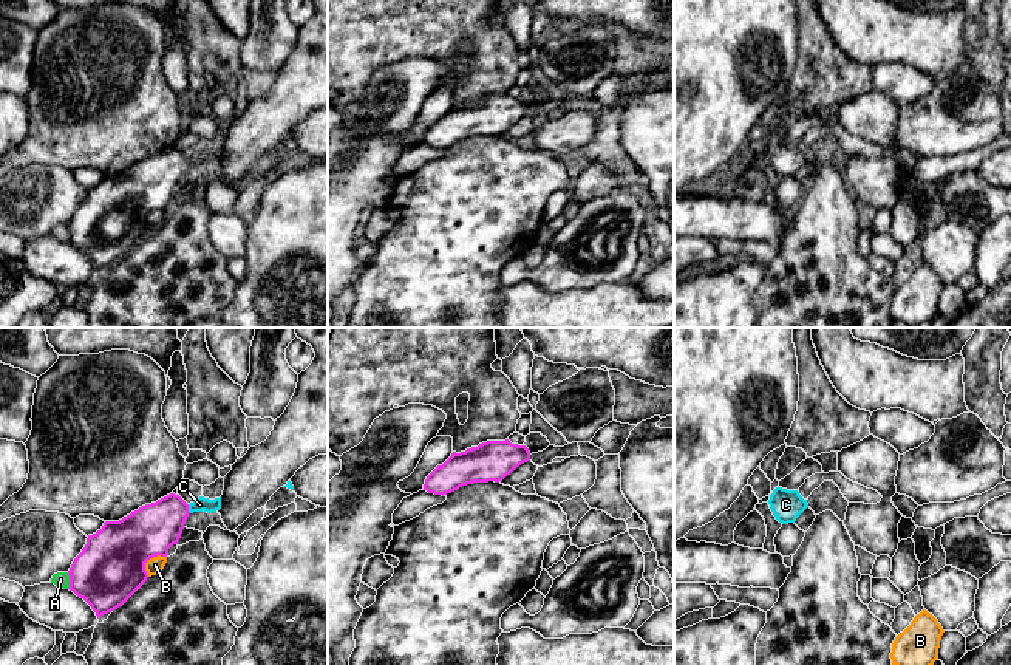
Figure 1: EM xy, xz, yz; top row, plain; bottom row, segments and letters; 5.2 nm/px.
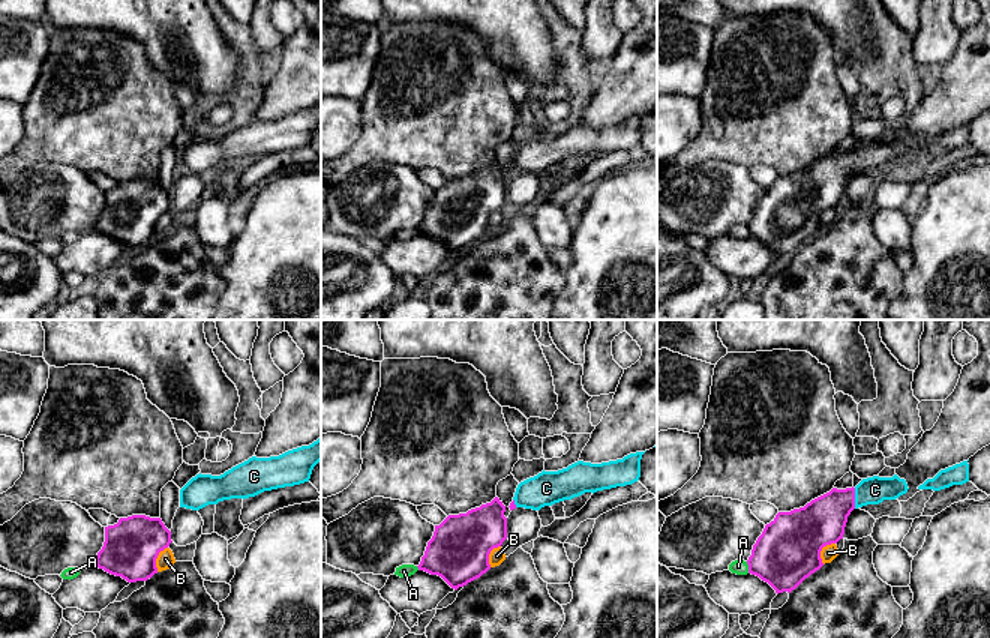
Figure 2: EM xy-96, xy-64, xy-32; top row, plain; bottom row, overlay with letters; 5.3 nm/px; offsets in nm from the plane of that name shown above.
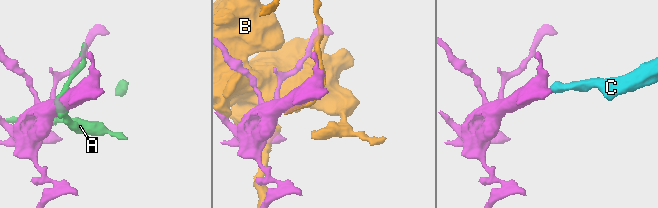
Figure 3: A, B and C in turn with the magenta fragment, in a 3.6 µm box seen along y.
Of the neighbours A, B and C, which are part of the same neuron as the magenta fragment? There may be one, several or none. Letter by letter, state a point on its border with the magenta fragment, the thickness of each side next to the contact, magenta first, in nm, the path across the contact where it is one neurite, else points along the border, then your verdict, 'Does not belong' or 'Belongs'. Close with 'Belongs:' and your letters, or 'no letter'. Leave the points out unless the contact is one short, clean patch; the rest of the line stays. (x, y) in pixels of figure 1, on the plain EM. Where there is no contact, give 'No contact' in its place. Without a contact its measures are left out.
A: Touches magenta at xy (70, 234). Thickness 360 nm (magenta) against 80 nm. Does not belong
B: Touches magenta at xy (149, 212). Thickness 360 nm (magenta) against 90 nm. Does not belong
C: Touches magenta at xy (187, 163). Thickness 260 nm (magenta) against 70 nm. Path across: xy (150, 184), (173, 164), (187, 163), (200, 158). Belongs
Belongs: C

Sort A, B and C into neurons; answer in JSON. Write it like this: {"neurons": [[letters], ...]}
{"neurons": [["A"], ["B"], ["C"]]}

